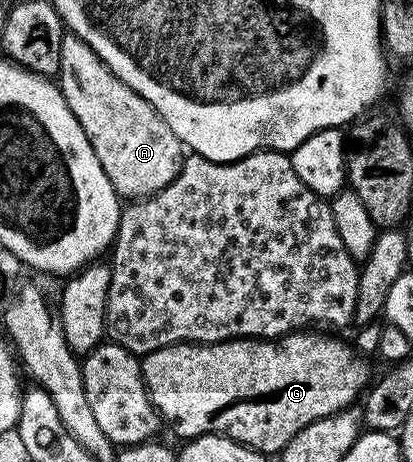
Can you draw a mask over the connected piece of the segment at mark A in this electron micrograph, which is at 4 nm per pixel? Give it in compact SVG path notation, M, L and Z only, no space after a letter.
M70 33L64 34L61 41L57 86L73 117L85 129L85 137L89 137L89 145L93 145L105 177L109 177L120 197L127 201L146 199L178 177L185 148L173 129L125 81L115 76L85 41Z

